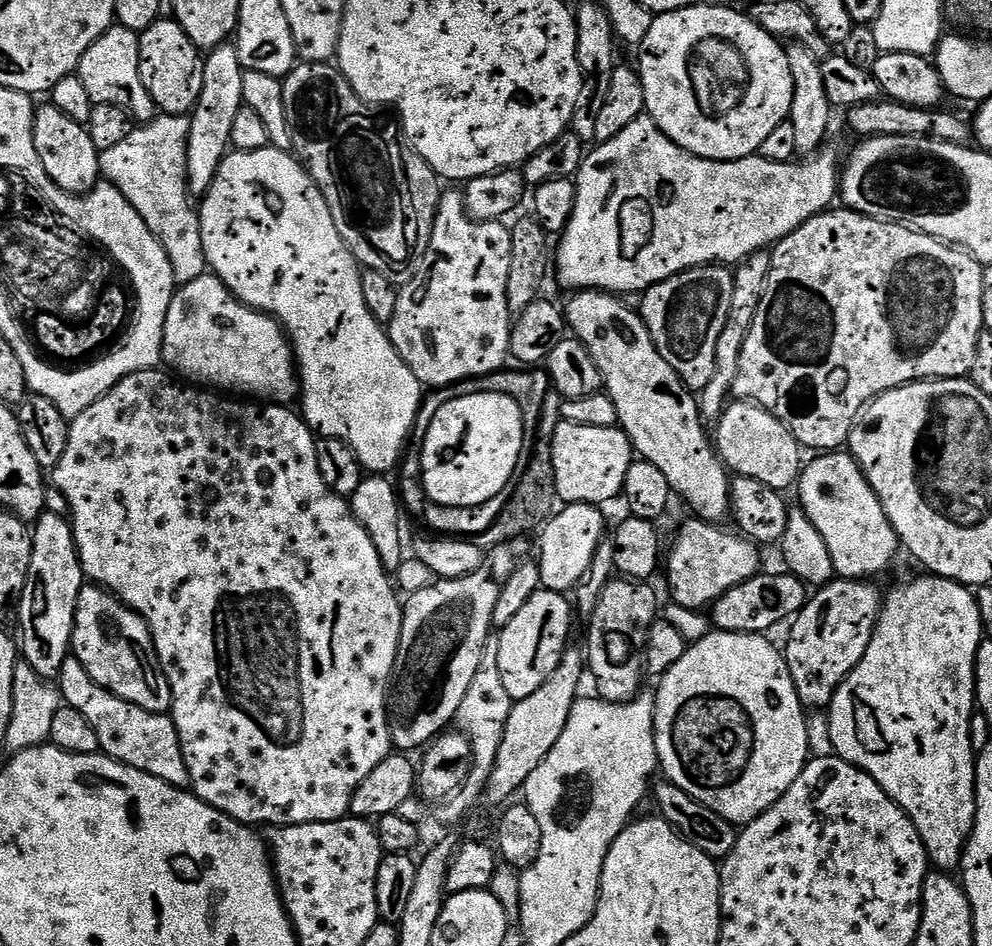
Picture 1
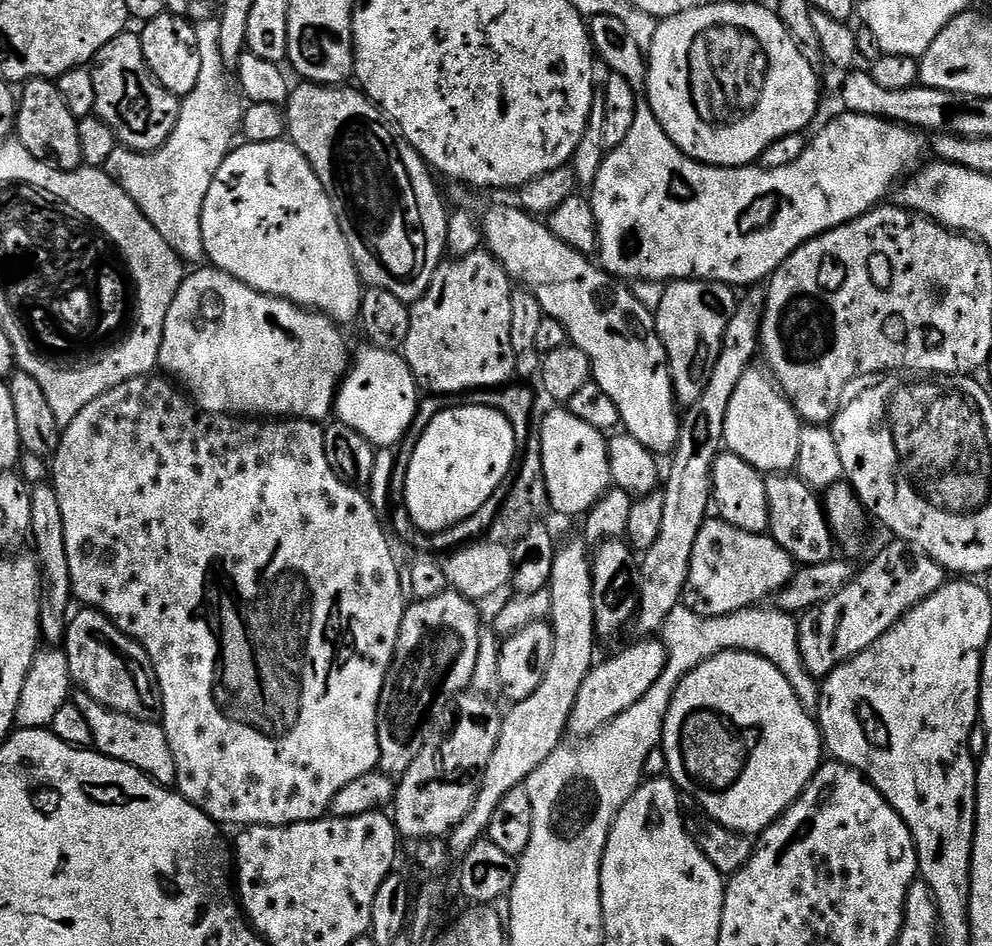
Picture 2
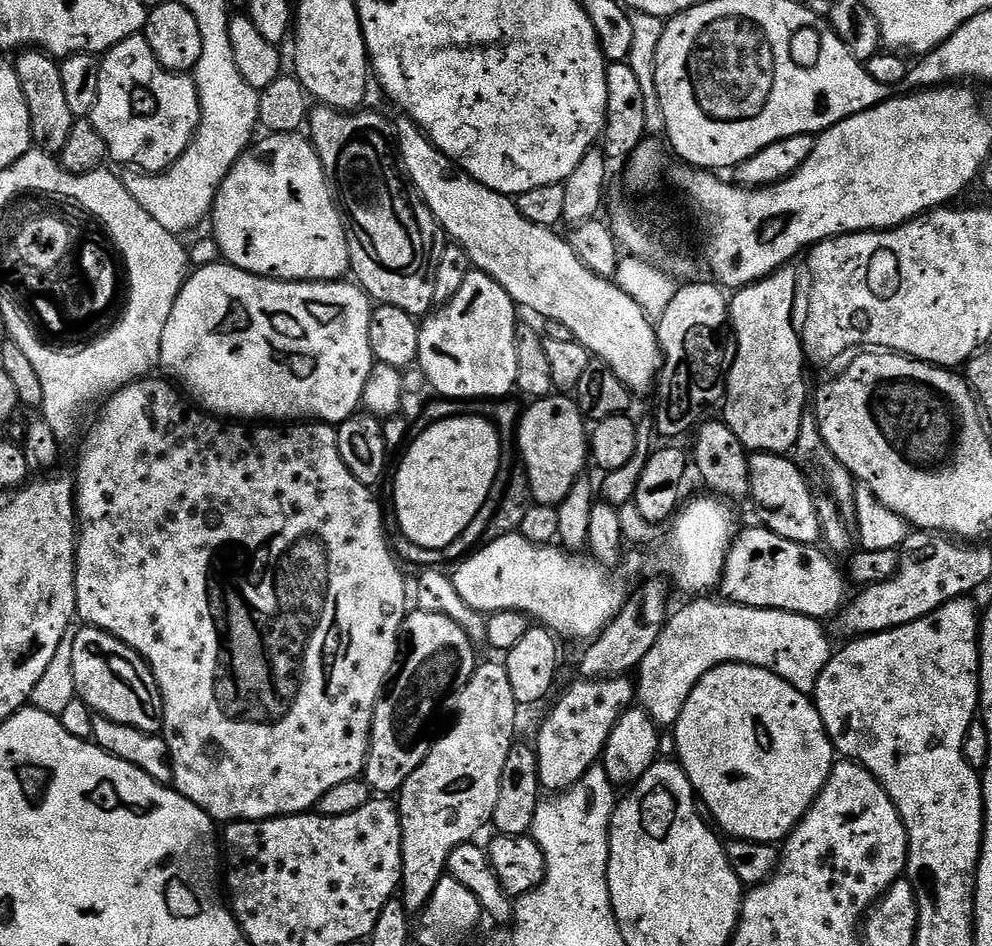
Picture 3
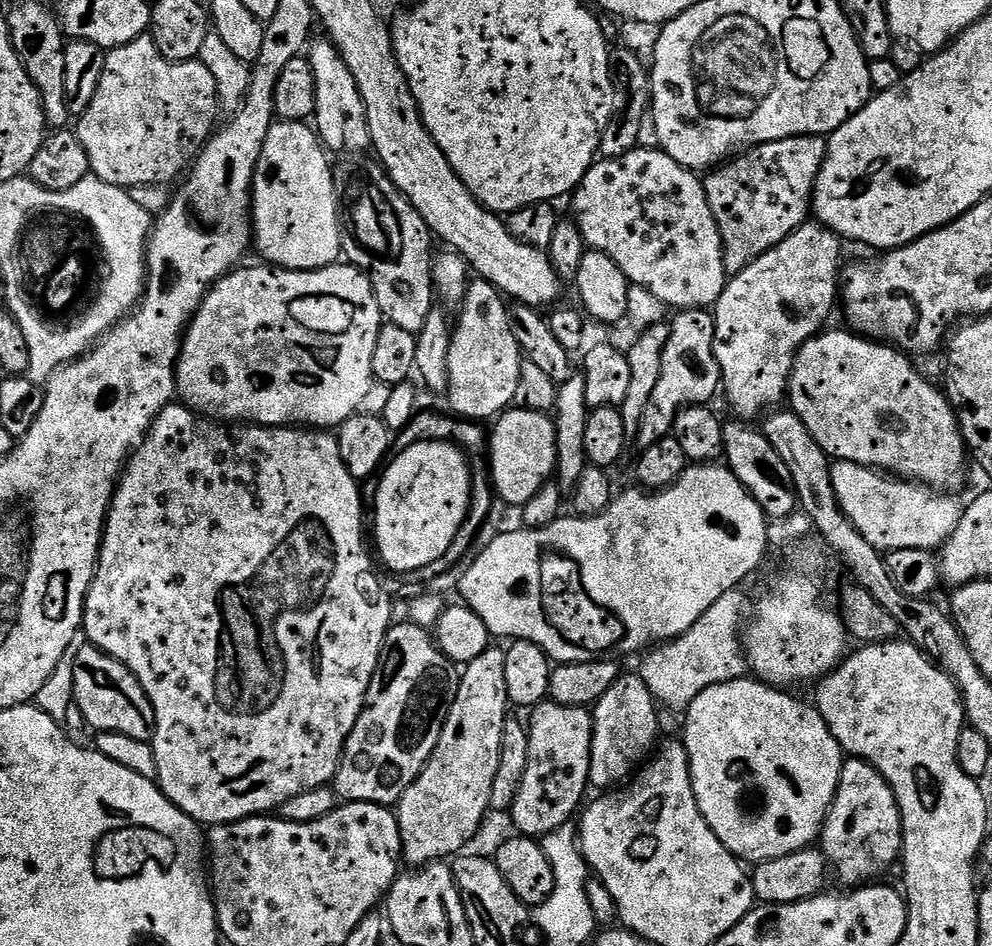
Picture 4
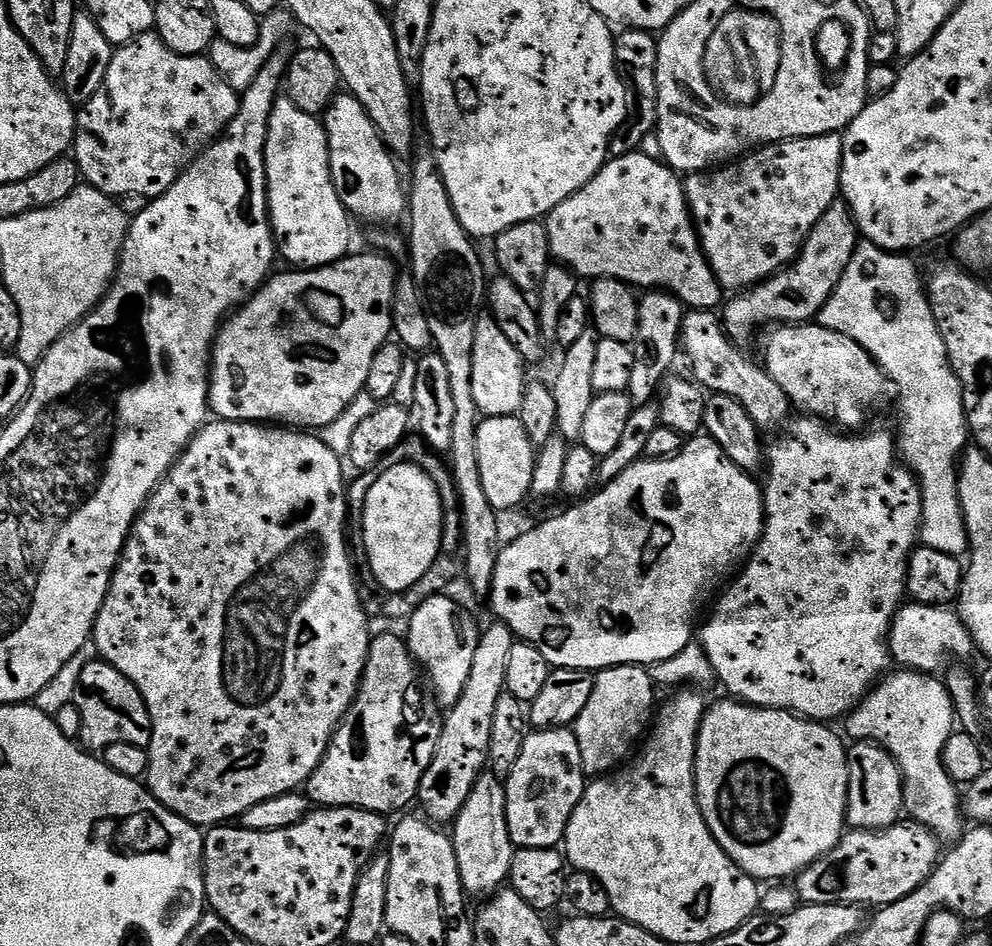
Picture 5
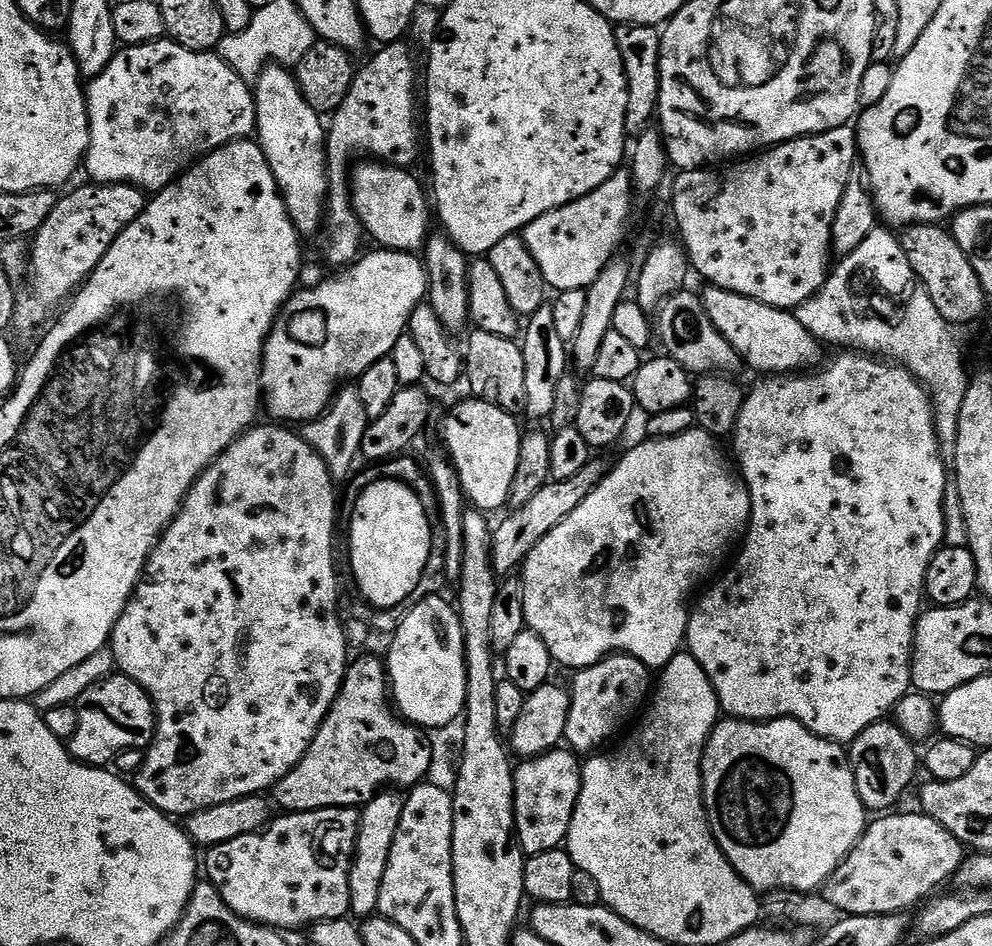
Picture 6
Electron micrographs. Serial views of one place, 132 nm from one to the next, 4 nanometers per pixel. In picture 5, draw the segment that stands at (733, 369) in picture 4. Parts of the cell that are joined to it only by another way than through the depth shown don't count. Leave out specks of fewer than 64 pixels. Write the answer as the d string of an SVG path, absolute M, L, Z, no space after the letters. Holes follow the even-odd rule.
M838 198L832 203L830 210L826 210L826 214L818 218L814 230L810 230L802 246L800 255L787 268L774 273L770 279L754 285L753 288L733 295L732 301L728 300L723 305L722 323L725 332L737 345L748 346L752 335L763 324L787 326L815 321L822 306L826 306L830 294L838 286L846 266L850 266L850 258L856 252L857 243L856 220L843 199Z

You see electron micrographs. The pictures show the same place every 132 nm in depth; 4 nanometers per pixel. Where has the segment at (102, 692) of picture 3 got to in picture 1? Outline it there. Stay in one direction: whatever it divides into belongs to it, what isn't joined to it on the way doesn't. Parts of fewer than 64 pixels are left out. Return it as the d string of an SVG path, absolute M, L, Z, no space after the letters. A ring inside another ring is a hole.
M85 583L74 614L71 655L108 692L147 712L167 713L172 707L170 682L160 665L148 623L111 592Z

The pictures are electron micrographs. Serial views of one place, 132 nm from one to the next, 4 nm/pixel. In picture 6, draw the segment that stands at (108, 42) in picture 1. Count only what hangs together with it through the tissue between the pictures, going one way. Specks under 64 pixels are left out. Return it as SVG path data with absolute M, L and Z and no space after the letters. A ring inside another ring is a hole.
M161 38L149 44L134 44L124 46L116 53L116 57L106 66L102 74L91 77L86 84L86 95L88 98L88 155L86 157L86 168L93 181L97 184L133 184L148 194L161 192L168 188L177 176L188 171L198 160L204 159L214 150L232 143L234 140L242 140L251 137L256 130L256 98L253 89L226 62L222 62L219 54L212 52L195 52L186 46L177 44L171 38Z

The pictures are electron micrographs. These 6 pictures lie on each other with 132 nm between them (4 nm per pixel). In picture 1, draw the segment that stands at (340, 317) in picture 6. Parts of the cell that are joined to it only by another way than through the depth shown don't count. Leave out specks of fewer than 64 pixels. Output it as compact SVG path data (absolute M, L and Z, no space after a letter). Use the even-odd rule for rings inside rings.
M214 274L194 278L172 293L162 360L177 377L212 390L281 406L291 405L300 395L292 345L279 320L237 300Z

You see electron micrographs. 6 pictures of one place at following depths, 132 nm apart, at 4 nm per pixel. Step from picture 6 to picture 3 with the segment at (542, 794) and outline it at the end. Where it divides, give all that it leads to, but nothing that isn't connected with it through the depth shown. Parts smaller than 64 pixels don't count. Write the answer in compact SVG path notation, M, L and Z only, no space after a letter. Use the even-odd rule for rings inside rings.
M614 676L610 680L590 680L587 678L577 679L577 684L572 684L560 697L556 700L556 705L548 712L548 717L540 724L540 729L536 732L536 740L534 739L534 747L536 750L536 765L538 766L538 774L540 775L540 786L545 793L555 794L565 792L570 786L574 786L574 782L578 782L578 778L582 778L582 774L586 774L586 770L590 770L603 757L604 747L610 738L610 734L614 730L614 726L618 722L618 718L623 712L633 707L634 697L636 696L635 683L628 676Z

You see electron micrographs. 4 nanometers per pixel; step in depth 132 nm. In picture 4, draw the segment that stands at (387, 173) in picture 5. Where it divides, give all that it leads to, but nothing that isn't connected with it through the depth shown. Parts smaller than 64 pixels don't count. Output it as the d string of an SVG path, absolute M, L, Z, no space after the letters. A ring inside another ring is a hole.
M330 39L318 40L311 45L310 51L307 53L310 66L314 70L314 82L316 83L315 131L321 139L323 147L329 153L369 151L372 139L368 129L366 106L362 102L362 94L354 82L354 74L350 74L346 62L340 57L339 50Z

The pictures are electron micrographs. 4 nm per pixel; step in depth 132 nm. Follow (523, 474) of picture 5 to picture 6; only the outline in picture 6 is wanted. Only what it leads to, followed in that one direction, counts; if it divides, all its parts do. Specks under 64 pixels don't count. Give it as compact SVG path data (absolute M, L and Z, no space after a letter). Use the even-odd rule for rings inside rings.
M467 399L445 418L444 444L462 482L467 503L473 509L493 514L508 504L510 482L514 482L514 469L520 457L522 429L516 425L517 417L513 413L484 400Z

